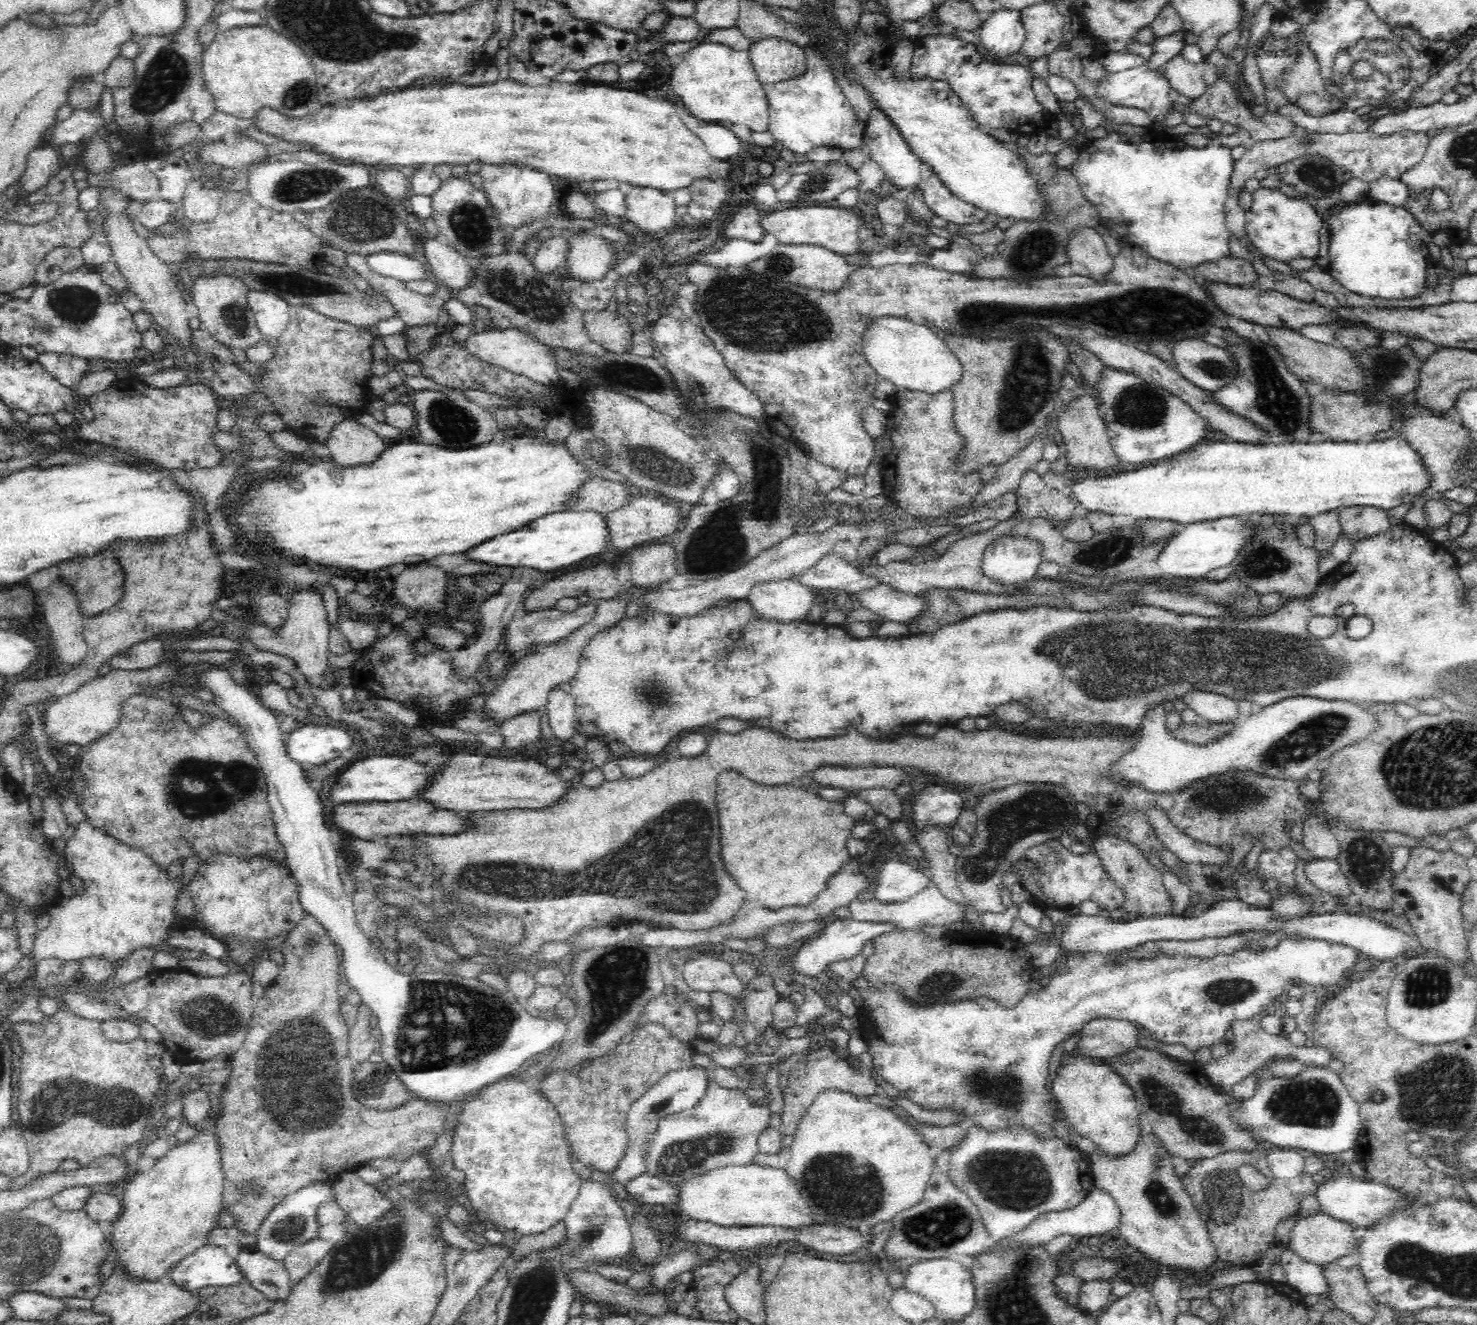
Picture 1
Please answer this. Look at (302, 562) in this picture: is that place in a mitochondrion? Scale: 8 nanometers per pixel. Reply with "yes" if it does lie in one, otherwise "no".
no

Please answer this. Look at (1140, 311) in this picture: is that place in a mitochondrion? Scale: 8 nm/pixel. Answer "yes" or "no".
yes

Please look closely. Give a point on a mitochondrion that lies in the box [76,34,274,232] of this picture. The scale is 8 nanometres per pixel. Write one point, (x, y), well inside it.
(167, 75)

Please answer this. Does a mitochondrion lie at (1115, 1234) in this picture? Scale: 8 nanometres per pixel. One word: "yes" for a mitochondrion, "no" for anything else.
no

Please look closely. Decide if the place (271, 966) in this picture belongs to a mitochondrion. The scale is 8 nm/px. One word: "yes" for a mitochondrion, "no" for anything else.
no

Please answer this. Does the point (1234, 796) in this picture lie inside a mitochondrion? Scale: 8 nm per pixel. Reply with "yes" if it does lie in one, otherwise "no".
yes

